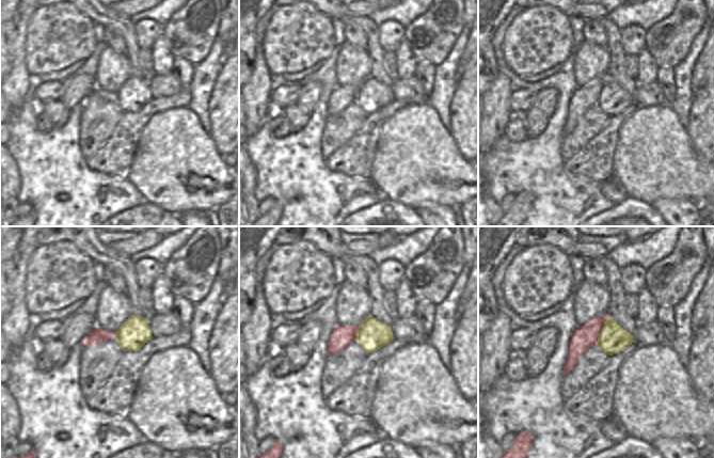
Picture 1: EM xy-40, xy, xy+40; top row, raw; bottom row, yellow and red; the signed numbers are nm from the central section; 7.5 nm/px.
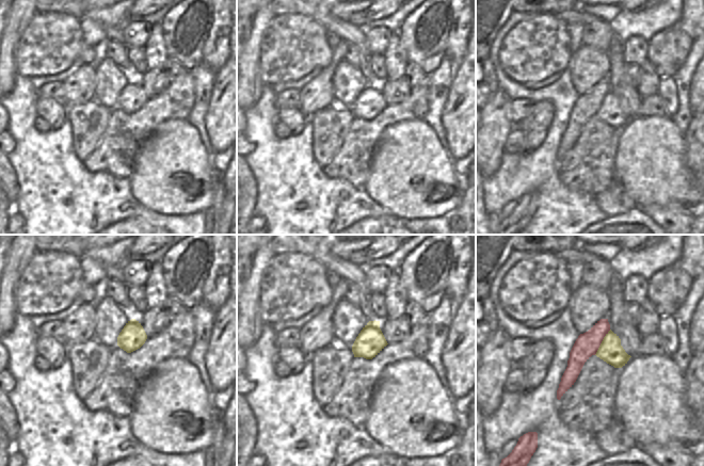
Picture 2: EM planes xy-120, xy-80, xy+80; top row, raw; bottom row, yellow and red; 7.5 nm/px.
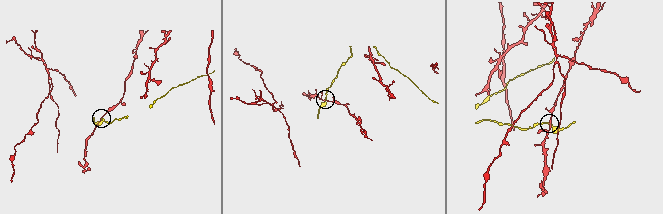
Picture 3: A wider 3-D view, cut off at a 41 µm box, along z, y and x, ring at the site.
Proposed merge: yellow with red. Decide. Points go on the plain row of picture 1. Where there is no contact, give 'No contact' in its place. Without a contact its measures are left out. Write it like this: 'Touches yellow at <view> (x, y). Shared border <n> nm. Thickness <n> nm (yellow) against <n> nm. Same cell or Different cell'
Touches yellow at xy+40 (600, 92). Shared border 220 nm. Thickness 220 nm (yellow) against 170 nm. Different cell.

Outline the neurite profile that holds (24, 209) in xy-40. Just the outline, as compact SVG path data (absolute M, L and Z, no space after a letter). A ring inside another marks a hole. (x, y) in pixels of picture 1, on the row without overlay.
M25 202L19 204L15 211L15 219L20 219L22 217L27 217L32 211L32 205Z

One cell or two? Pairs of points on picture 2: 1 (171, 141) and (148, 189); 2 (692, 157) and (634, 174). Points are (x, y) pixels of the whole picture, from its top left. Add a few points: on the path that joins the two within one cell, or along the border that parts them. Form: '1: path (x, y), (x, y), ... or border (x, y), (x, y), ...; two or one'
1: path (171, 153), (171, 166), (160, 177); one
2: border (683, 134), (684, 159), (692, 177); two

